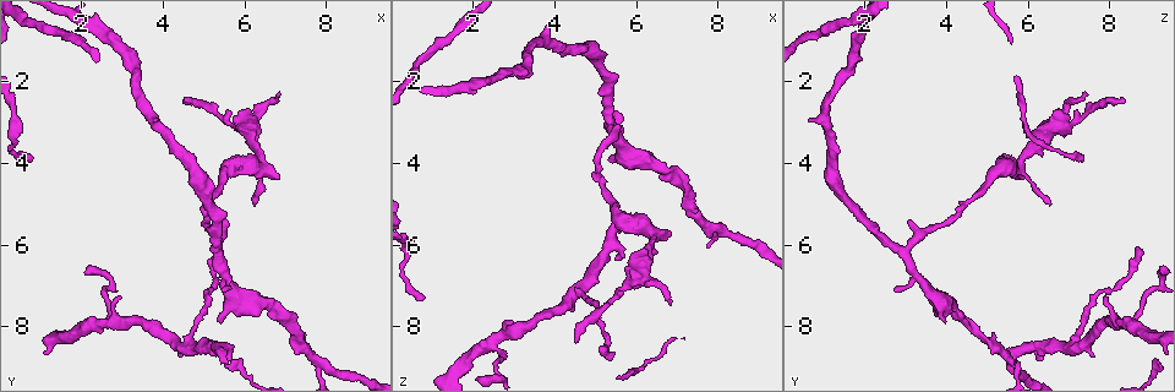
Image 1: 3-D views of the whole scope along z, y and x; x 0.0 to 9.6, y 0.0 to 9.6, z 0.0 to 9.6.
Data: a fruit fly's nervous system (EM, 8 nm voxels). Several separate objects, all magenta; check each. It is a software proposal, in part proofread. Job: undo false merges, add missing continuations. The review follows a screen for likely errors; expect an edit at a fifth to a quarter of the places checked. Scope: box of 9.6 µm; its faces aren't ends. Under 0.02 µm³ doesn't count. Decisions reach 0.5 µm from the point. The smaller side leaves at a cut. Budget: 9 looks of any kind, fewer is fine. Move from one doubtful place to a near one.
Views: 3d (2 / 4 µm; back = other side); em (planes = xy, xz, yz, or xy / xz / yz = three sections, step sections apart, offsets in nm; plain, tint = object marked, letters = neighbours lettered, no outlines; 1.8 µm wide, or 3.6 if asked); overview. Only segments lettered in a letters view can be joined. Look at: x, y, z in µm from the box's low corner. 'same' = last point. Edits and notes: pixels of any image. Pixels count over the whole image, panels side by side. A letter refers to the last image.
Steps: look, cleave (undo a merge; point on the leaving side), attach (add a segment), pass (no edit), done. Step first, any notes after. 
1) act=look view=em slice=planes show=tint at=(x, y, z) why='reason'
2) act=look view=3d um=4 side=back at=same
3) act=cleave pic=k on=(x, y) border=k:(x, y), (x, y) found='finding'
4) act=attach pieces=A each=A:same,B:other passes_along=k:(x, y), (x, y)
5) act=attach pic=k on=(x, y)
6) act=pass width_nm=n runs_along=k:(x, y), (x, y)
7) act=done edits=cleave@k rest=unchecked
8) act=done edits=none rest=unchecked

act=look view=3d um=4 at=(5.60, 8.85, 5.65) why='branch stops here'

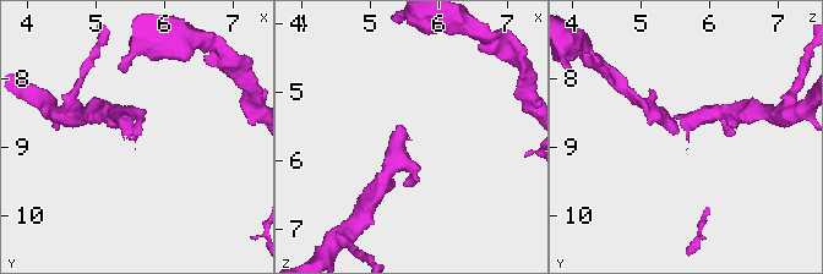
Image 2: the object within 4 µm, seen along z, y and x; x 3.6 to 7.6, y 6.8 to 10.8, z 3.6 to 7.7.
act=look view=em slice=yz step=16 show=letters at=(5.55, 8.85, 5.70) why='now the EM'

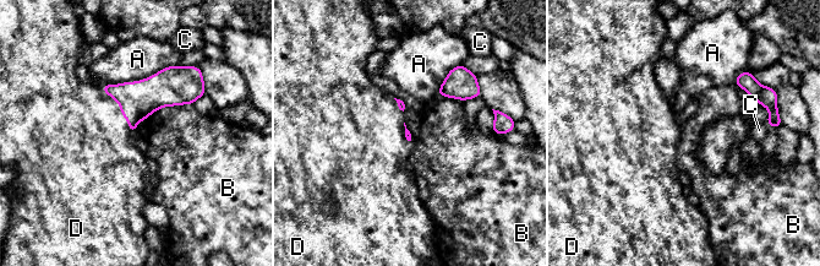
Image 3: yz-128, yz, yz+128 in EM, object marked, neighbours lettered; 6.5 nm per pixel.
act=attach pieces=D each=A:other,B:other,C:other,D:same passes_along=3:(138, 99), (120, 109), (86, 125) found='the cell continues'

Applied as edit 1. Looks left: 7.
act=look view=overview why='see it whole again'

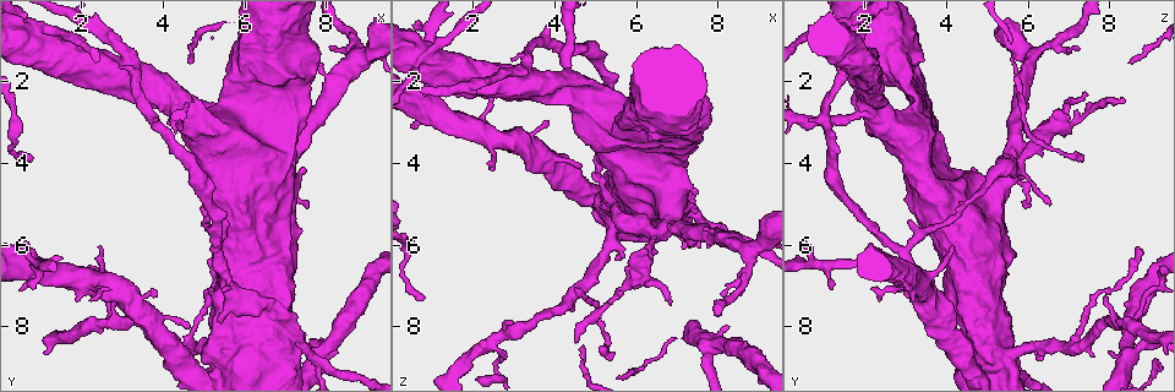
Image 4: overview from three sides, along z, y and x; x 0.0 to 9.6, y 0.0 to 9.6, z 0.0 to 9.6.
act=look view=3d um=4 at=(6.20, 5.00, 6.55) why='free end'

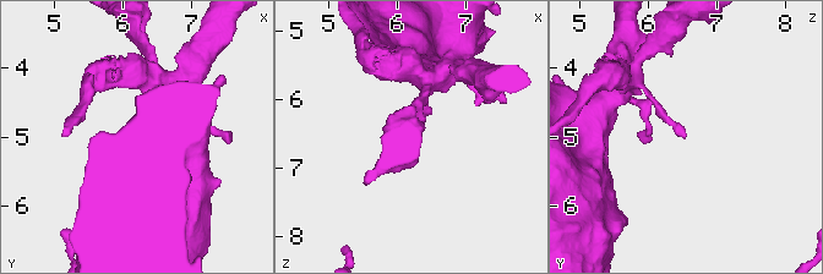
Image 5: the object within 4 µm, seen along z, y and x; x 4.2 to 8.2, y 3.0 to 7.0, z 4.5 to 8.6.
act=look view=em slice=xy step=16 show=letters at=same

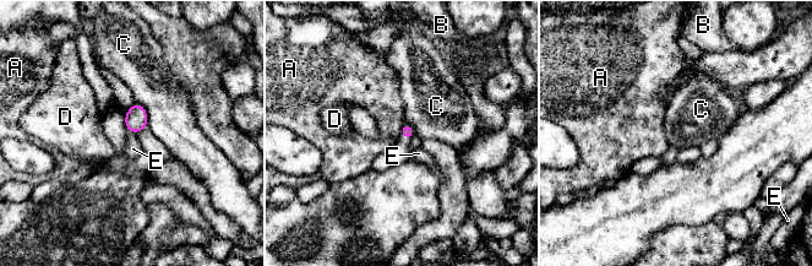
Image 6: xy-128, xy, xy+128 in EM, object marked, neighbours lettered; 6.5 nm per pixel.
act=look view=em slice=planes show=letters at=same why='another direction'

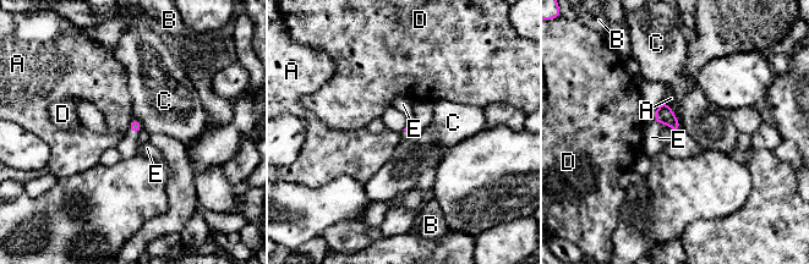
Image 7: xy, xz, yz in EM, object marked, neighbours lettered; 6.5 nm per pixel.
act=pass each=A:other,B:other,C:other,D:other,E:other found='no lettered segment goes on from it'

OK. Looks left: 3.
act=look view=3d um=4 at=(5.50, 4.35, 5.10)

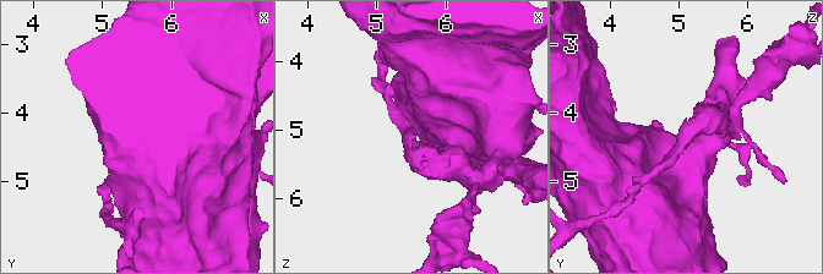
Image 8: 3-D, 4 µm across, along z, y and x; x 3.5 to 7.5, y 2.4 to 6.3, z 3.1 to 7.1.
act=look view=em slice=planes show=letters at=(5.55, 4.35, 5.20) why='need the tissue'

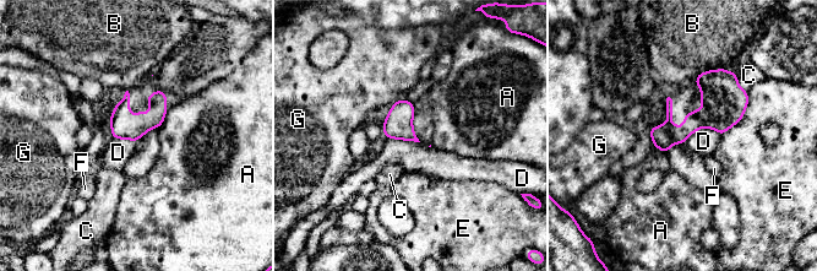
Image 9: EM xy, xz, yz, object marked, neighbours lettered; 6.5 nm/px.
act=pass longest_contact=E:340nm each=A:other,B:other,C:other,D:other,E:other,F:other,G:other border=9:(720, 135), (700, 128), (685, 141) found='continuous, no second cell'

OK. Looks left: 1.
act=done edits=attach@3 rest=unchecked

